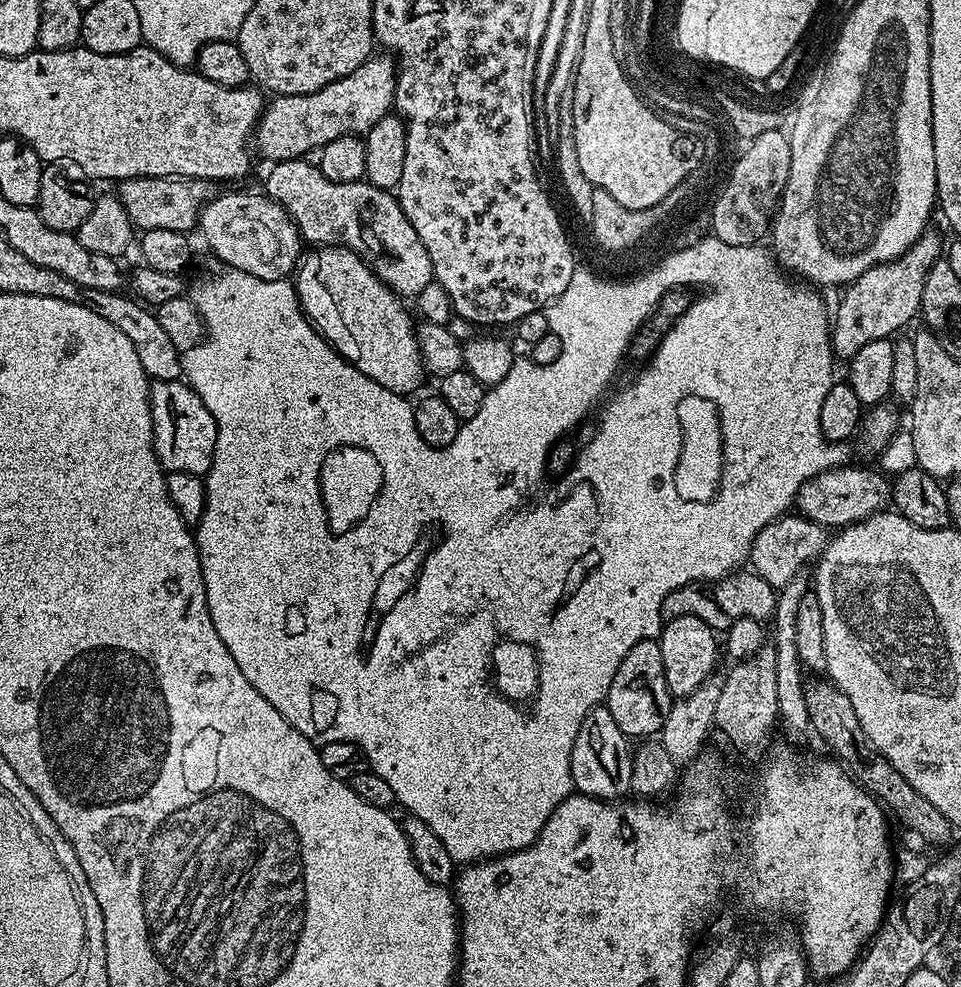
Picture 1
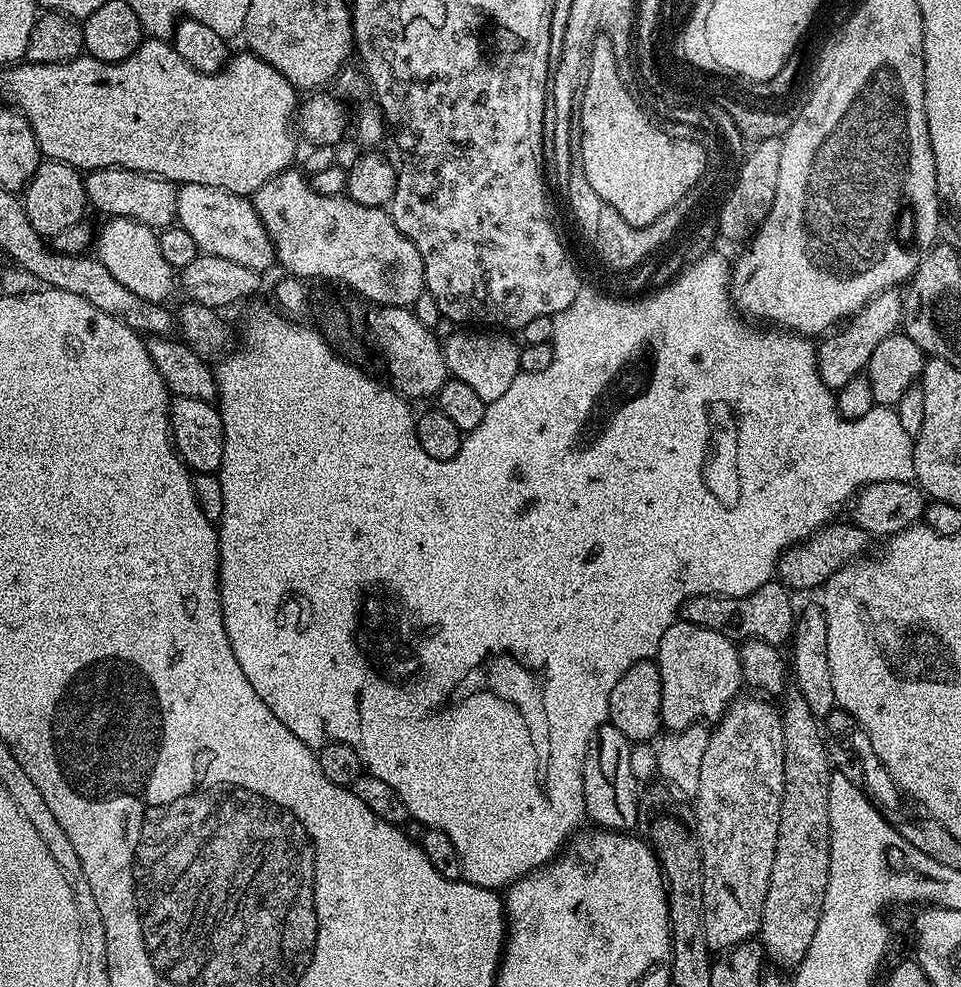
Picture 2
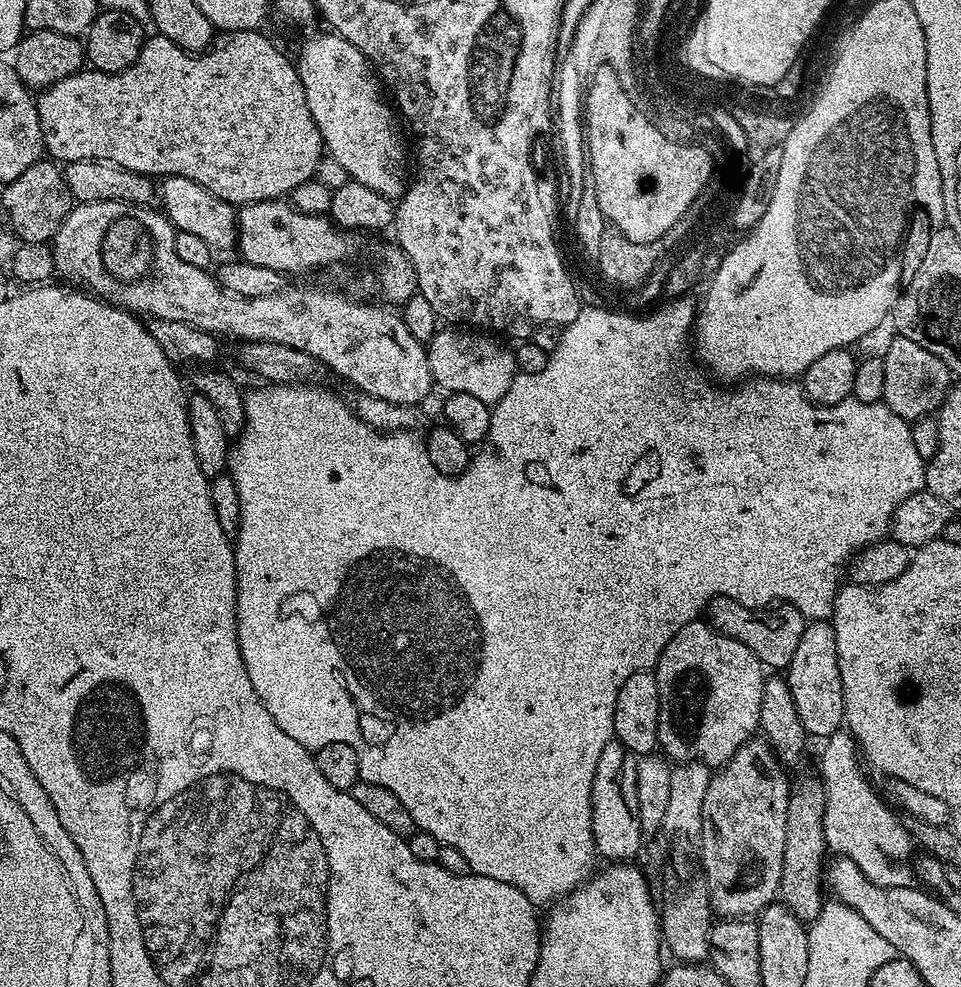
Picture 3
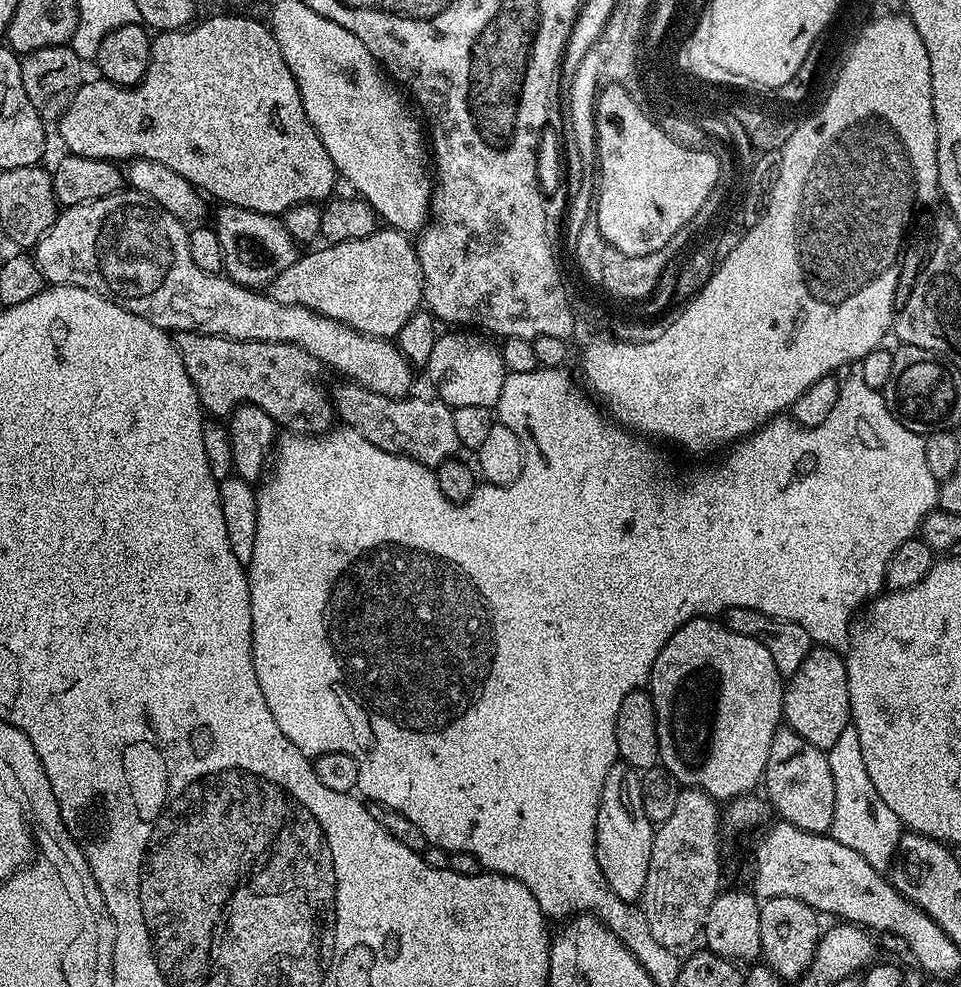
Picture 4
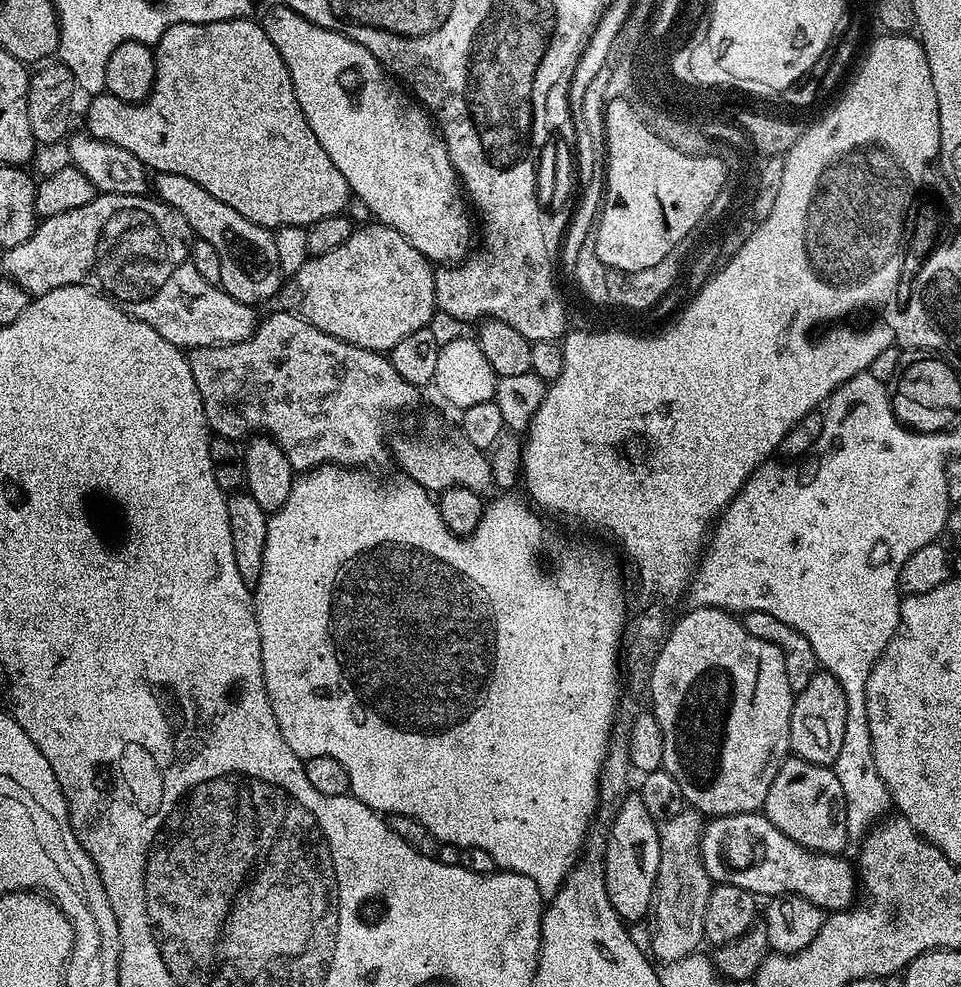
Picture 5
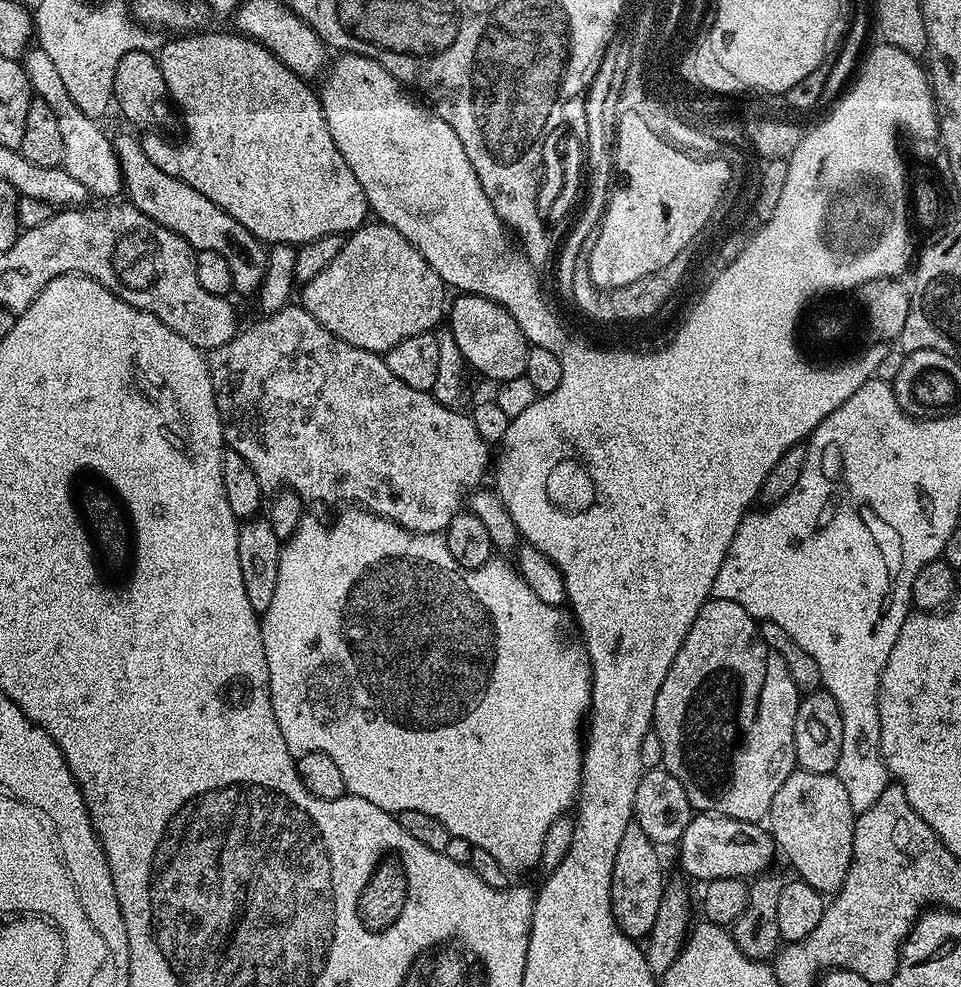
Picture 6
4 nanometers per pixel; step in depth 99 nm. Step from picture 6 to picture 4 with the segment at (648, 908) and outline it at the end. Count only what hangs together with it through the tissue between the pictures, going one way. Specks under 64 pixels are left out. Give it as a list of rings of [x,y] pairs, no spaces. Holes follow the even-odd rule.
[[[618,762],[610,766],[606,782],[602,786],[602,798],[598,802],[596,819],[596,857],[602,878],[619,900],[636,902],[643,897],[646,886],[646,870],[650,870],[650,850],[654,825],[643,810],[643,786],[641,773],[629,764]]]

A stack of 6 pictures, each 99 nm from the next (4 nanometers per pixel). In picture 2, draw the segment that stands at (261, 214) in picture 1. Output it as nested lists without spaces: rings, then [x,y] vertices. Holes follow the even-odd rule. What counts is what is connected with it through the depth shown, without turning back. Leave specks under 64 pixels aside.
[[[201,184],[179,185],[176,197],[179,227],[188,231],[203,255],[230,258],[230,262],[239,262],[261,274],[267,273],[267,268],[276,264],[276,251],[270,234],[262,226],[249,197],[230,194],[218,186]]]

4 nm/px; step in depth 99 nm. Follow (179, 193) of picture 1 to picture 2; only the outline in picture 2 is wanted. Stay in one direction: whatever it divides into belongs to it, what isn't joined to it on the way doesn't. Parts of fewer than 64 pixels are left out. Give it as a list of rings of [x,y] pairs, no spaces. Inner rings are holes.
[[[93,168],[84,176],[84,189],[89,205],[105,217],[121,216],[157,230],[173,227],[177,223],[177,185],[160,176],[151,176],[129,168]]]

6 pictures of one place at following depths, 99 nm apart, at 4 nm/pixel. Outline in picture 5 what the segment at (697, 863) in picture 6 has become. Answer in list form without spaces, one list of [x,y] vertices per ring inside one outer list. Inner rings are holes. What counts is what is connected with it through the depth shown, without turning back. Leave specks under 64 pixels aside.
[[[743,812],[709,819],[704,825],[700,853],[702,866],[706,866],[706,874],[712,879],[713,885],[742,886],[742,890],[752,893],[757,898],[785,896],[788,892],[793,892],[814,902],[814,906],[824,909],[825,913],[831,914],[853,907],[857,899],[856,892],[858,896],[857,869],[853,865],[851,868],[843,860],[845,858],[843,855],[811,852],[808,848],[798,846],[794,838],[786,838],[786,834],[782,834],[782,830],[778,830],[778,826],[774,826],[774,822],[770,822],[760,812]]]

